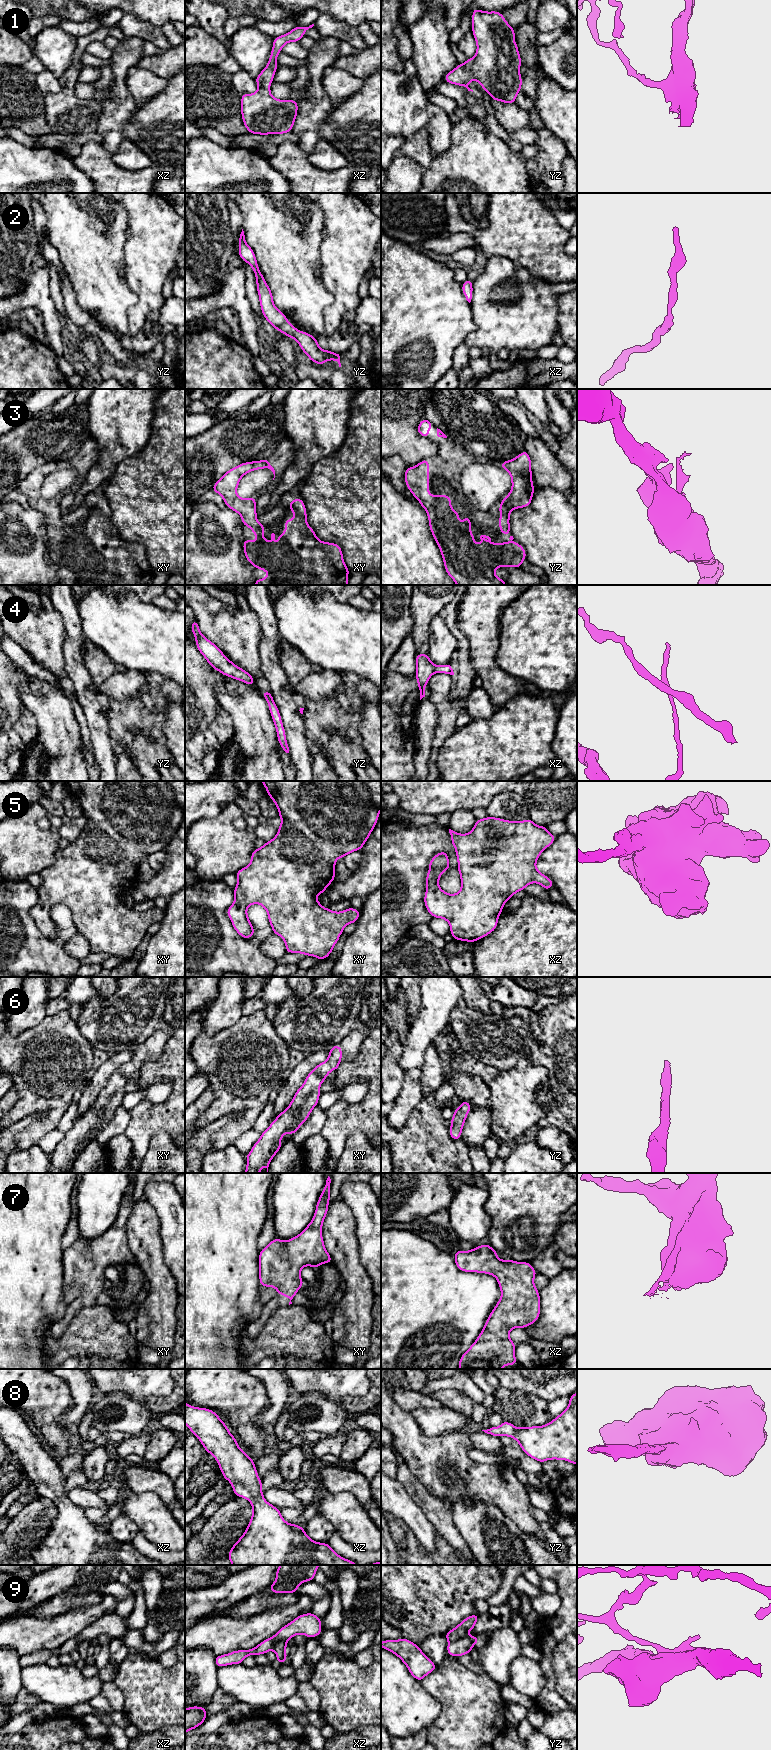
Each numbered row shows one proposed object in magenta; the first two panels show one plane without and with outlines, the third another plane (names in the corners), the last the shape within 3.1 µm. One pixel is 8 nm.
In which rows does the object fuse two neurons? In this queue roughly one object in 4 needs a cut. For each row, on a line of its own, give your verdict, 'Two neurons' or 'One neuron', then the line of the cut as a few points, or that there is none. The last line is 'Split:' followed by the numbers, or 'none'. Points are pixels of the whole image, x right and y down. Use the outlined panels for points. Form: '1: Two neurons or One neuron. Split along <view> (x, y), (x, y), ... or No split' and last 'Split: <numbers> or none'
1: One neuron. No split
2: One neuron. No split
3: One neuron. No split
4: Two neurons. Split along xz (436, 666), (434, 672)
5: One neuron. No split
6: One neuron. No split
7: One neuron. No split
8: One neuron. No split
9: Two neurons. Split along xz (286, 1639), (276, 1639), (272, 1649)
Split: 4, 9

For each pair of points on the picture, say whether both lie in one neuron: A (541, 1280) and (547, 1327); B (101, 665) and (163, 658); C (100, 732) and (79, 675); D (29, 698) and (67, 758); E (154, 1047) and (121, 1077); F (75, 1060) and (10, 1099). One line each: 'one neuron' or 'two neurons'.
A: two neurons
B: two neurons
C: one neuron
D: one neuron
E: one neuron
F: two neurons

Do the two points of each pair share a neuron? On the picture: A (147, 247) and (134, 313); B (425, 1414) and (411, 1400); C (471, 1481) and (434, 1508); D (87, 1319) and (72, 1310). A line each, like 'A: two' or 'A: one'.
A: one
B: two
C: two
D: two

